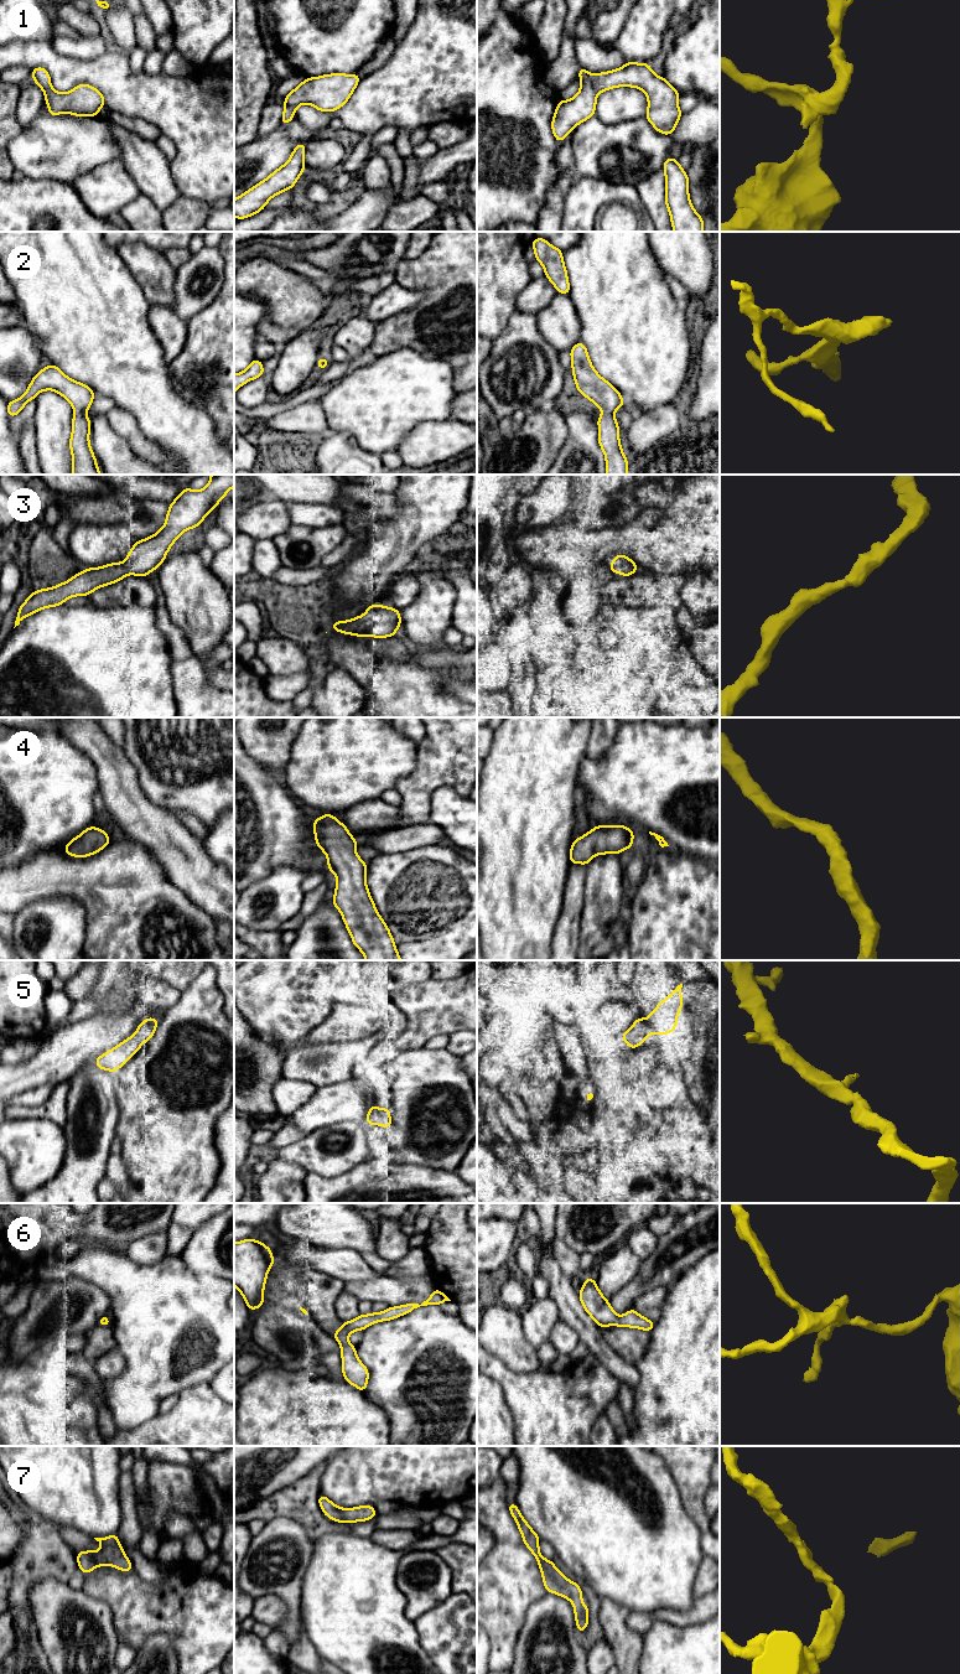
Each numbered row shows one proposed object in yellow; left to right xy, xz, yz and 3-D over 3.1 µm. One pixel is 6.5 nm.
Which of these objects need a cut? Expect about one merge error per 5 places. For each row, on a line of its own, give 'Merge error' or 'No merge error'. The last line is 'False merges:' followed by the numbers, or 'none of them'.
1: Merge error
2: No merge error
3: No merge error
4: No merge error
5: No merge error
6: No merge error
7: No merge error
False merges: 1

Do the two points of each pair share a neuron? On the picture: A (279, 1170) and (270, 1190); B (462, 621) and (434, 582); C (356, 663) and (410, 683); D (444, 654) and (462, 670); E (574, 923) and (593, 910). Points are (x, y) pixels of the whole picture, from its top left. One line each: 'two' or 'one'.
A: one
B: two
C: one
D: one
E: two

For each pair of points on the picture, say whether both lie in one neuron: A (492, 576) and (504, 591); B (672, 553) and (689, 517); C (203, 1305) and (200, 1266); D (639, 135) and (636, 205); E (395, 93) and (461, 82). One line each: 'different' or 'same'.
A: different
B: same
C: different
D: different
E: same

